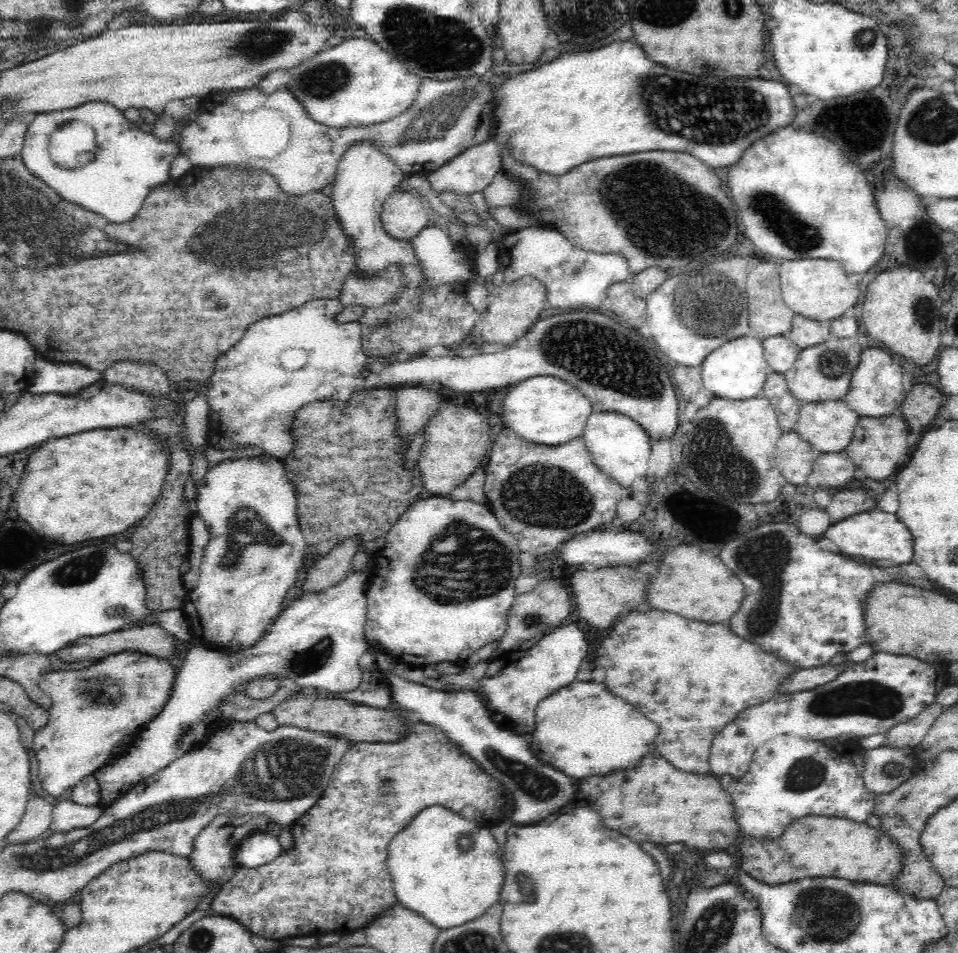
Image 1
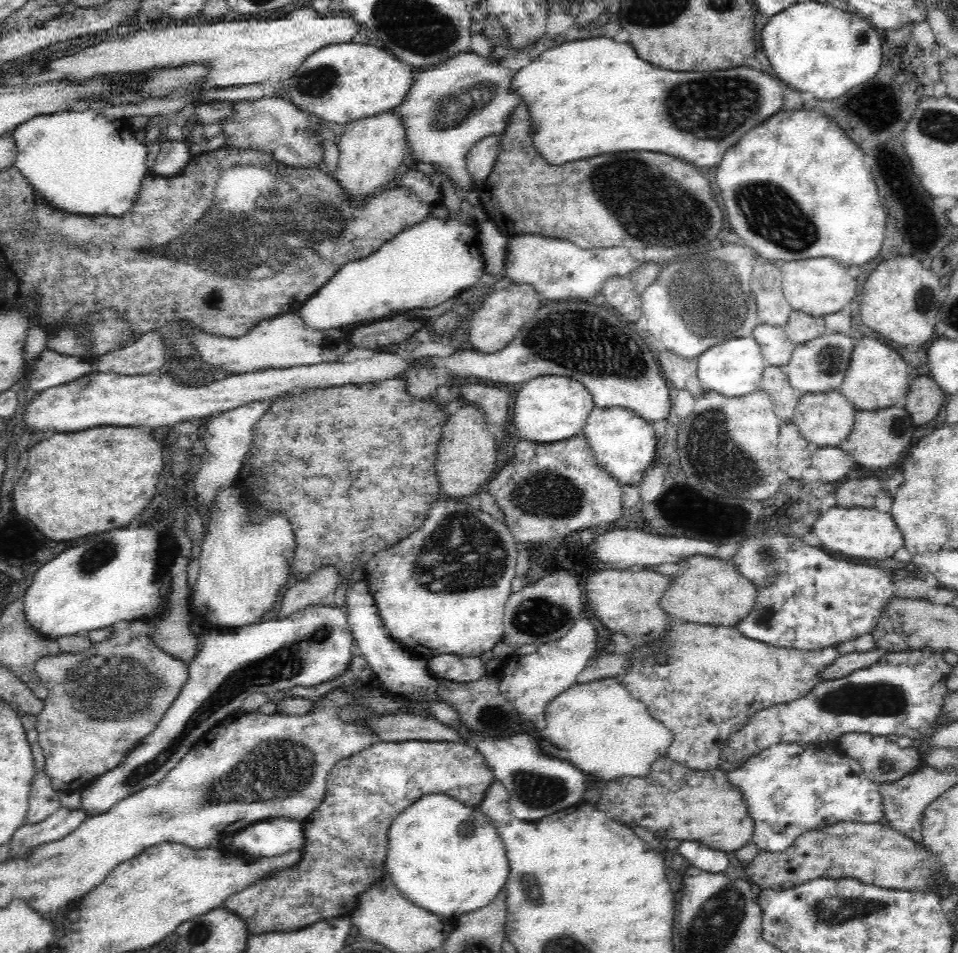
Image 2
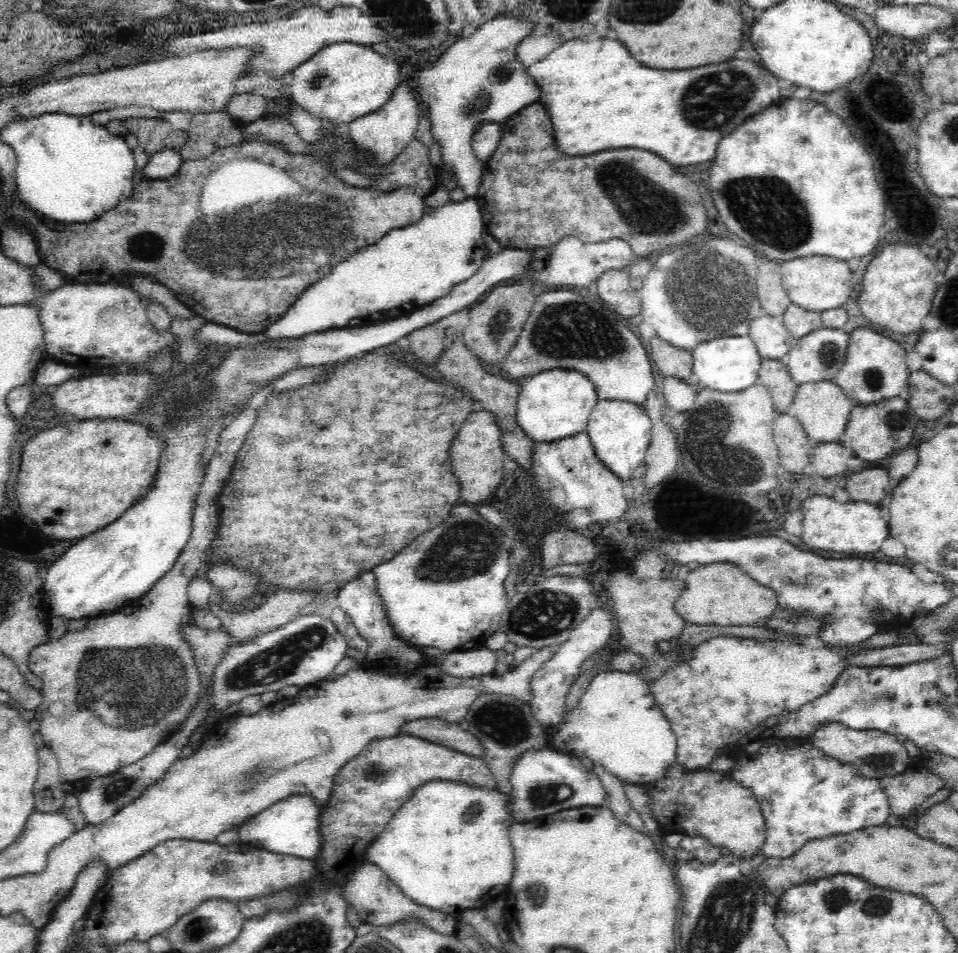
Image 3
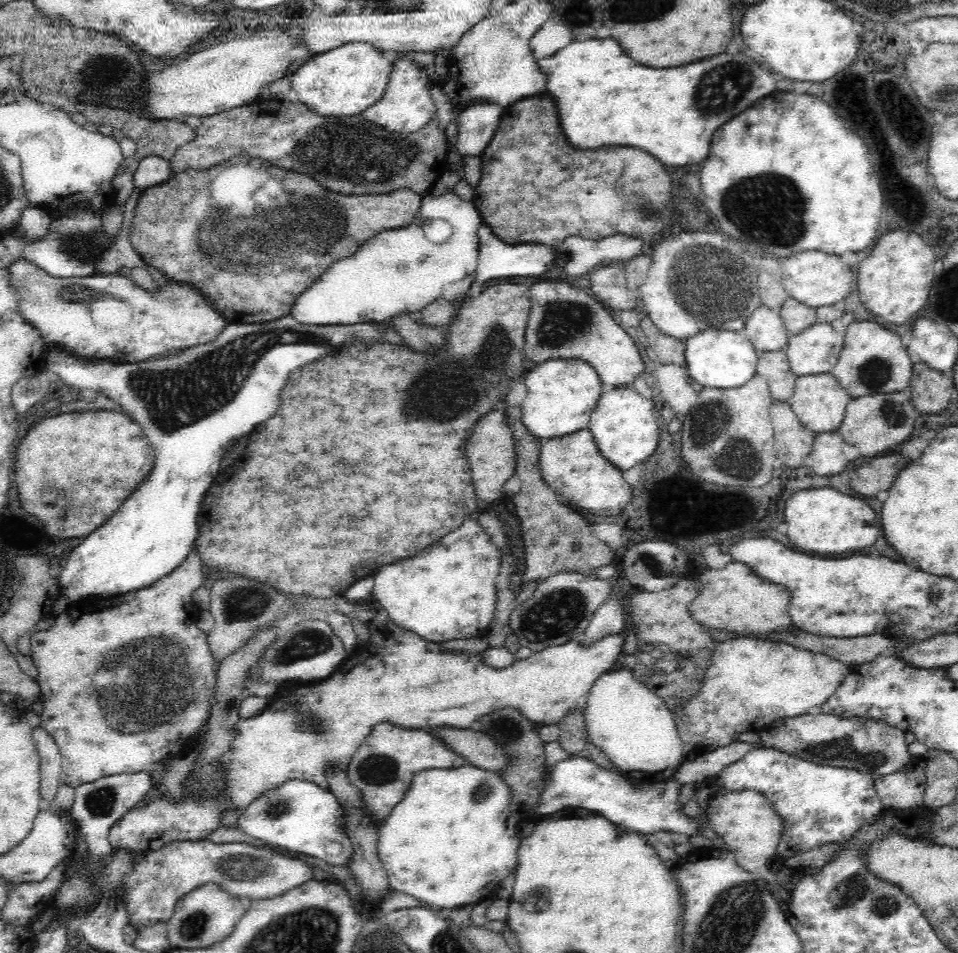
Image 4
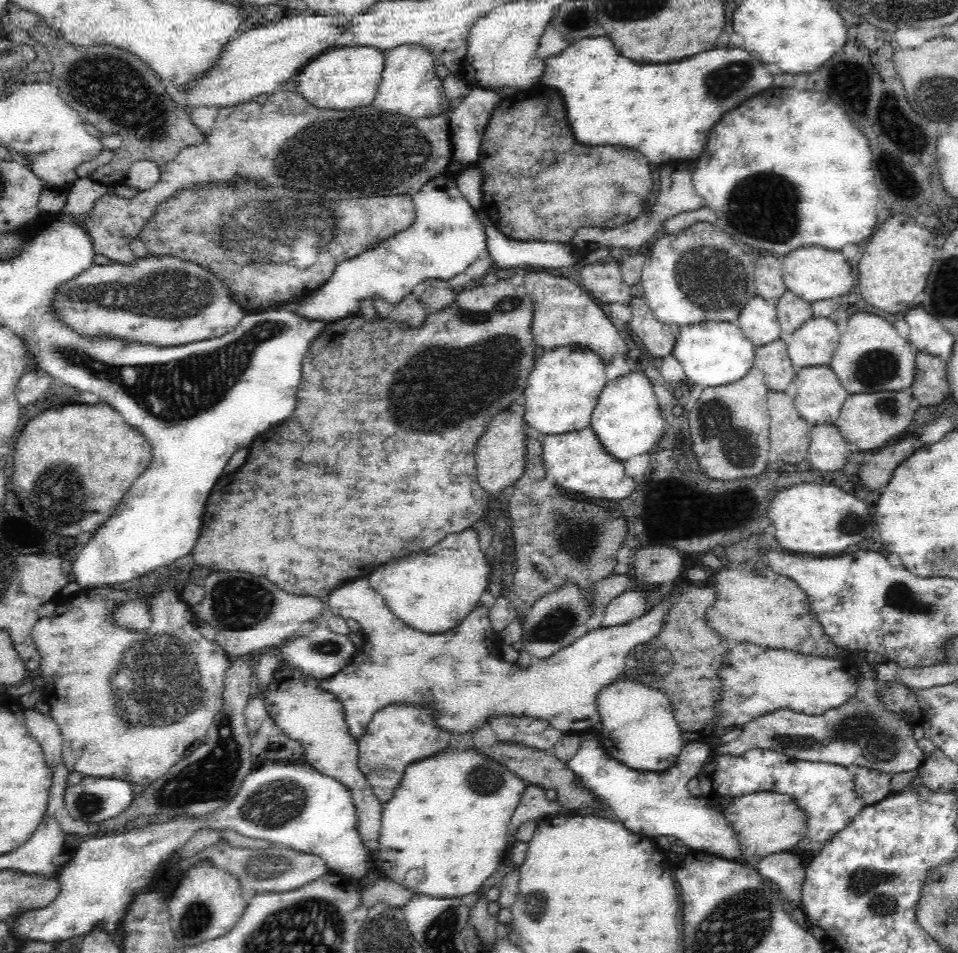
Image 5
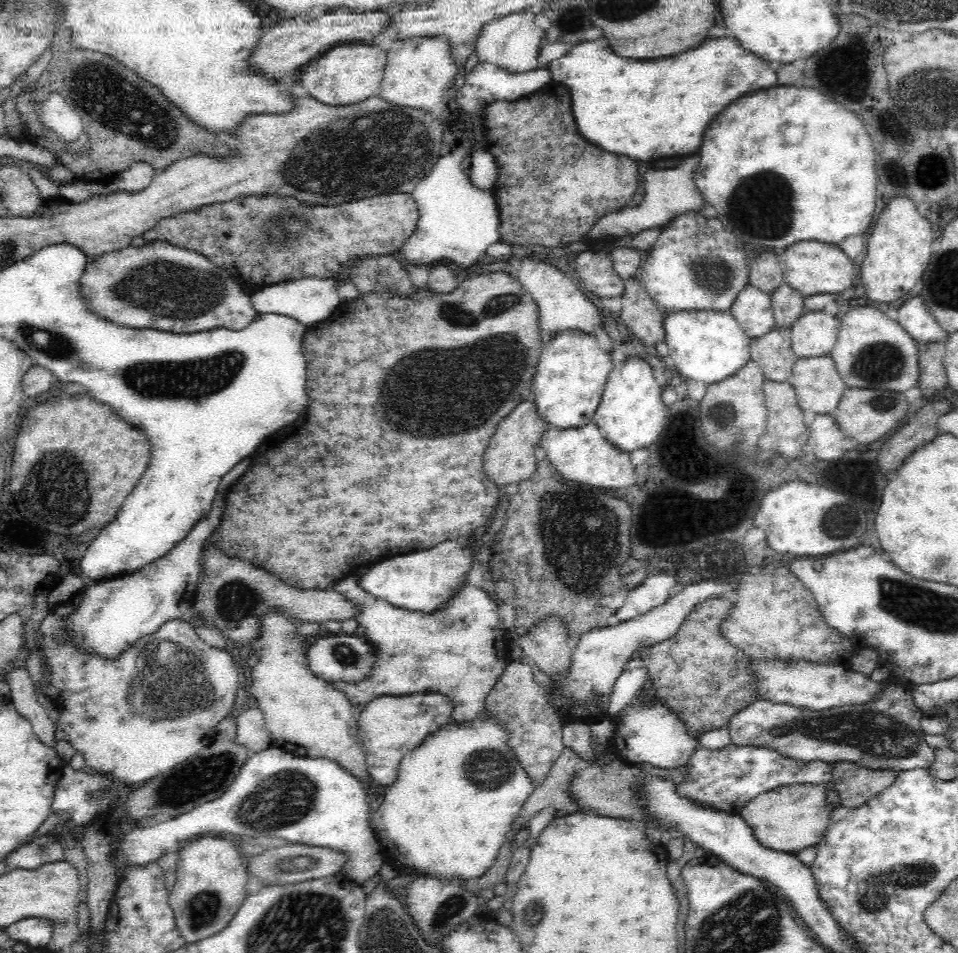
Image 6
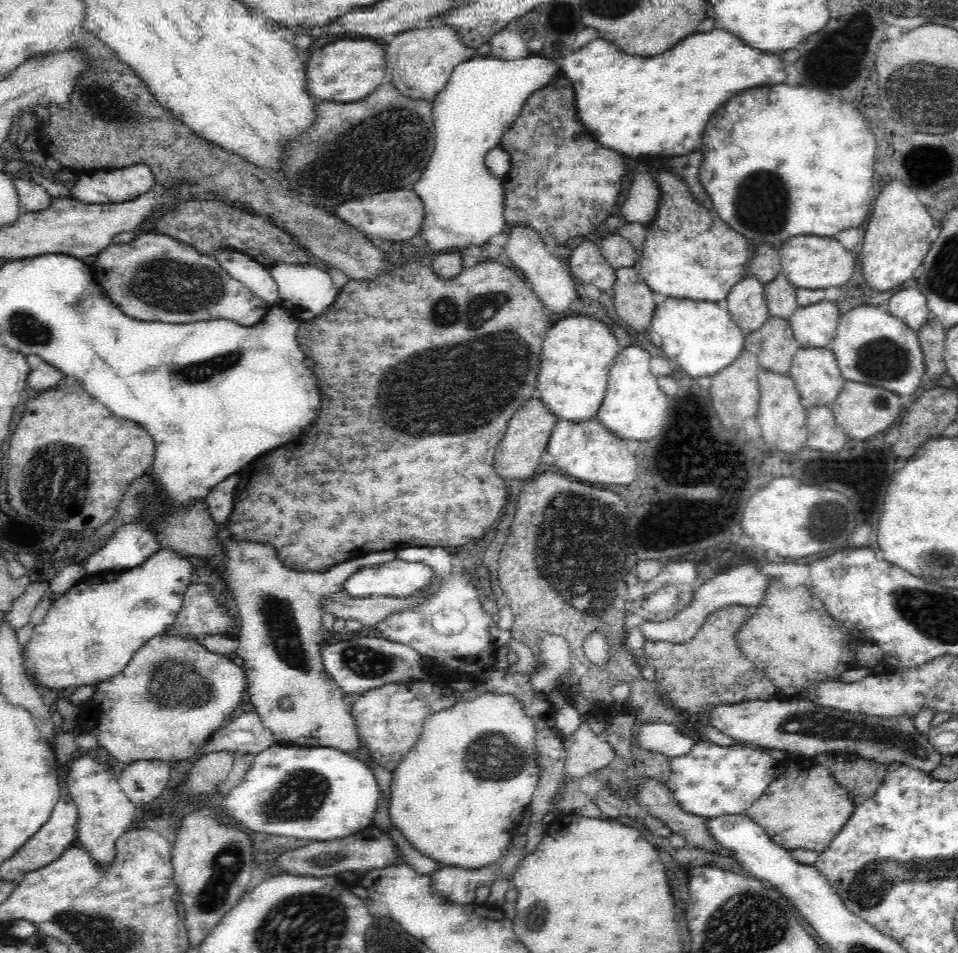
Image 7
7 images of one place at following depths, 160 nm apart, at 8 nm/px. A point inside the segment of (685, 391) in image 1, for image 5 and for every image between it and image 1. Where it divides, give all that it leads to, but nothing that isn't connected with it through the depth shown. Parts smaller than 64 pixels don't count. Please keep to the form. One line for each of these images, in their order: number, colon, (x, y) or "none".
2: (682, 372)
3: (671, 361)
4: (668, 350)
5: (659, 338)

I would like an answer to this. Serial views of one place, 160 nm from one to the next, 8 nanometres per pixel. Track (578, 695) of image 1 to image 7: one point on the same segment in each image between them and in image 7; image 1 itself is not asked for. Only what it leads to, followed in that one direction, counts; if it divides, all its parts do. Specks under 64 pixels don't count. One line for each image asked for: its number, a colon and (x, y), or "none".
2: (599, 727)
3: (617, 724)
4: (633, 727)
5: (644, 735)
6: (653, 735)
7: (663, 738)

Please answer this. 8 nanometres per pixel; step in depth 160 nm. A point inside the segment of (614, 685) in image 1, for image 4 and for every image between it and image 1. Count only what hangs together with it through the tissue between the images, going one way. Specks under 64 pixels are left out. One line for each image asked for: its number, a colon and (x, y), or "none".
2: (700, 694)
3: (730, 685)
4: (750, 682)

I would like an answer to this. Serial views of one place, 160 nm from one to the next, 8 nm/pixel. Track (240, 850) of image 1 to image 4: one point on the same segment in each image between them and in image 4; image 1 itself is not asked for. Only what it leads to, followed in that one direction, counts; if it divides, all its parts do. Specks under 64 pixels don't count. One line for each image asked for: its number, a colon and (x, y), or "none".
2: (275, 836)
3: (291, 826)
4: (298, 815)

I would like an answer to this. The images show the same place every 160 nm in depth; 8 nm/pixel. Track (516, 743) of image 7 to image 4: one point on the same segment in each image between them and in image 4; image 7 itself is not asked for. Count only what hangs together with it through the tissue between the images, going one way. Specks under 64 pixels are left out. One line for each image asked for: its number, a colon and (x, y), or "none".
4: (452, 839)
5: (444, 842)
6: (446, 815)

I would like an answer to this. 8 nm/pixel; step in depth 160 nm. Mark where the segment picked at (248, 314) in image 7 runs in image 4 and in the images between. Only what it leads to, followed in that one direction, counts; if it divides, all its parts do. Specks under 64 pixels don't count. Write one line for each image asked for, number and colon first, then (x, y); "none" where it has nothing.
4: (131, 324)
5: (159, 300)
6: (159, 285)

